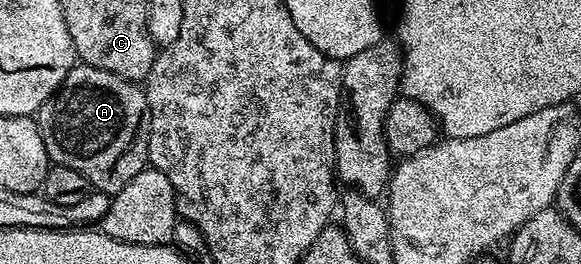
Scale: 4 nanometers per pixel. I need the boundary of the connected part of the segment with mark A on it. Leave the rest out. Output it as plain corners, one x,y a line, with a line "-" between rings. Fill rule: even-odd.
76,63
34,119
42,134
42,142
46,142
49,161
78,170
78,174
82,174
82,178
86,178
95,191
115,194
148,164
148,93
137,81
110,74
110,70

